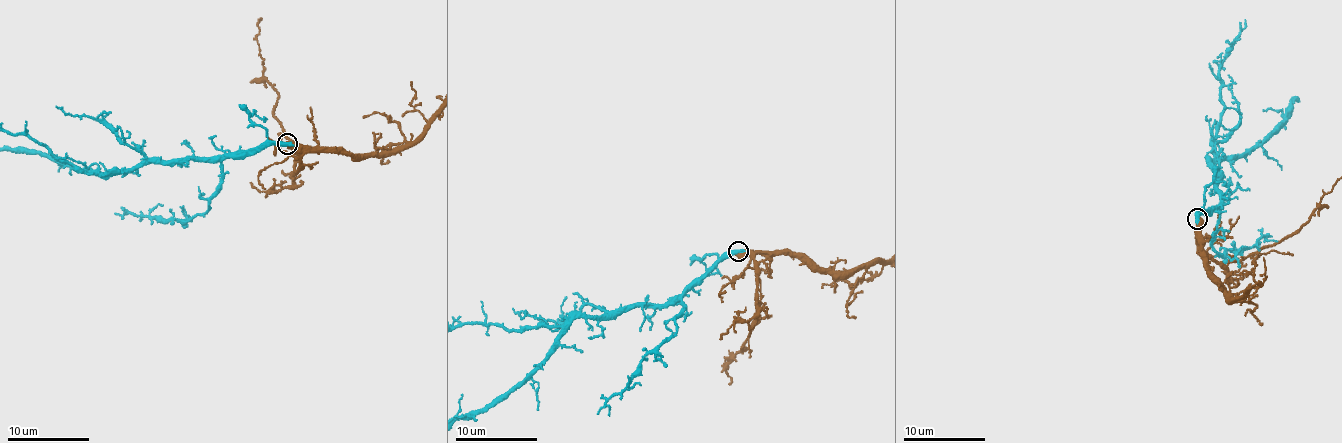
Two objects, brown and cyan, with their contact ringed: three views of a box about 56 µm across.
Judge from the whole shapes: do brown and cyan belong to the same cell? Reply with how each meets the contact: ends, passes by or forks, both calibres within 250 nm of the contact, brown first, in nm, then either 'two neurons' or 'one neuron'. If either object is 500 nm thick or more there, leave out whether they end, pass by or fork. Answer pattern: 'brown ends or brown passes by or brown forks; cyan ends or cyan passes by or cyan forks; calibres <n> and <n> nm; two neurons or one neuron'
calibres 550 and 440 nm; one neuron

